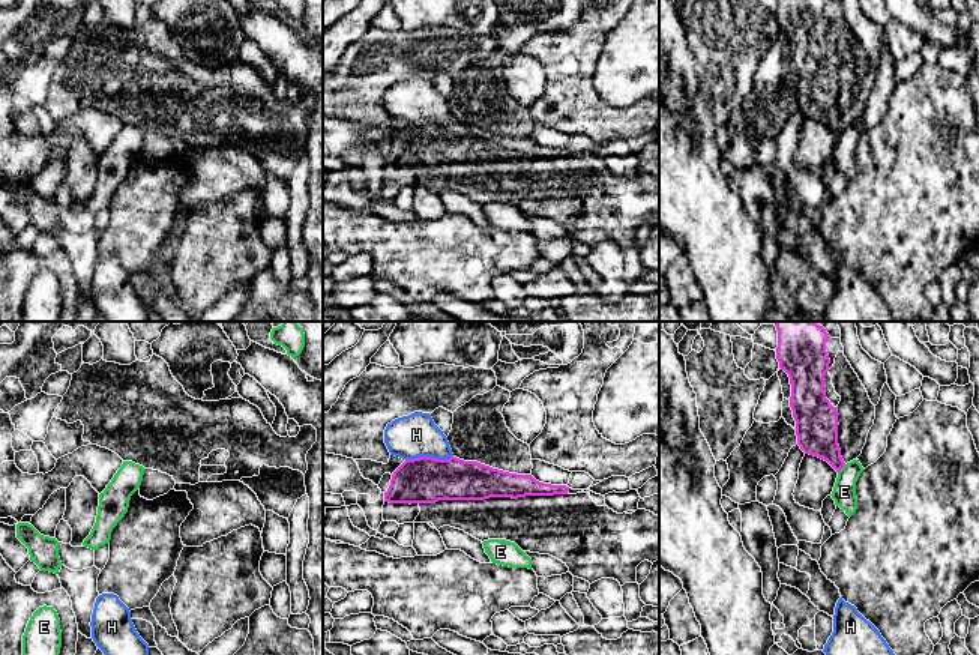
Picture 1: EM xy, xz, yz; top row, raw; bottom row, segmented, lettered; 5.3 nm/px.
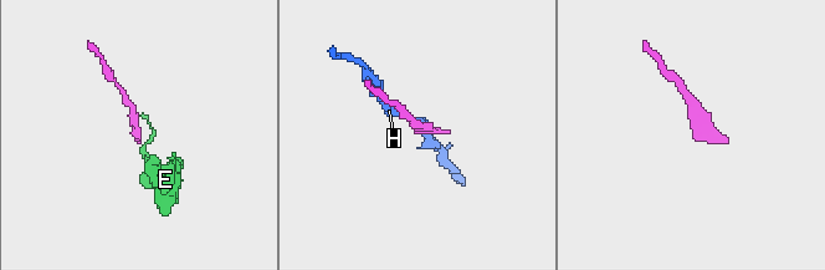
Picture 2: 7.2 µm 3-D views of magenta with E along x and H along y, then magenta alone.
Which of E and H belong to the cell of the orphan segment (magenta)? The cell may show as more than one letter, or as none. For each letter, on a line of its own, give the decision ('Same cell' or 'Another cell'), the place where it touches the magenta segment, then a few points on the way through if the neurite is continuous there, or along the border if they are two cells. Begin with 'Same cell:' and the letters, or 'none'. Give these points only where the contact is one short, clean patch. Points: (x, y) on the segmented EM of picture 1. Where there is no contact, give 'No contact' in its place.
Same cell: none
E: Another cell. Touches magenta at yz (841, 467). Boundary: yz (846, 464), (838, 472)
H: Another cell. Touches magenta at xz (428, 457)

